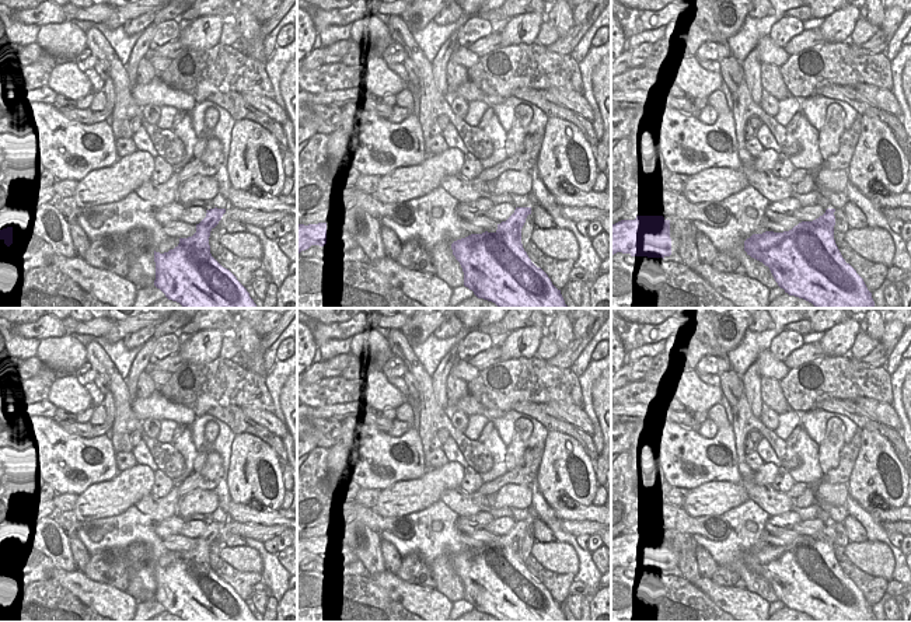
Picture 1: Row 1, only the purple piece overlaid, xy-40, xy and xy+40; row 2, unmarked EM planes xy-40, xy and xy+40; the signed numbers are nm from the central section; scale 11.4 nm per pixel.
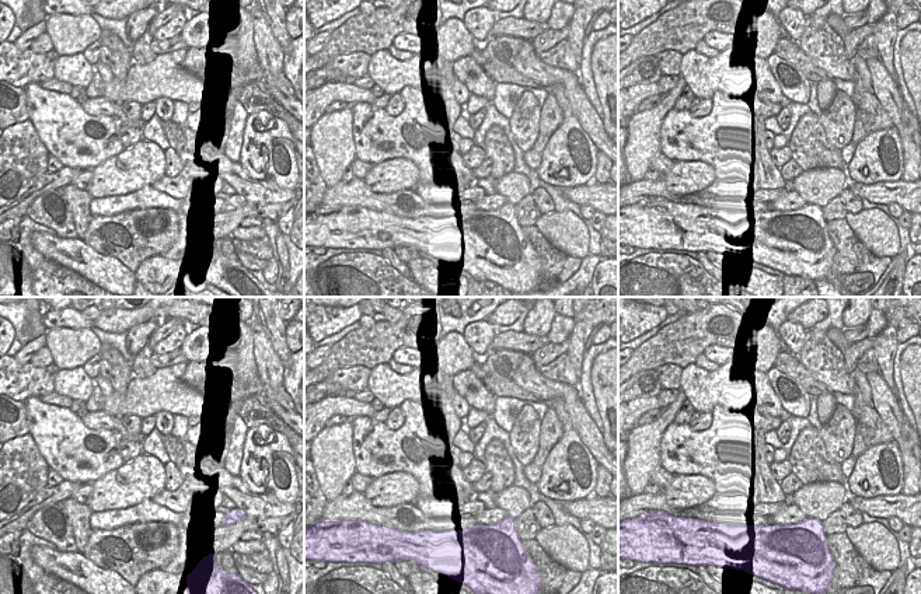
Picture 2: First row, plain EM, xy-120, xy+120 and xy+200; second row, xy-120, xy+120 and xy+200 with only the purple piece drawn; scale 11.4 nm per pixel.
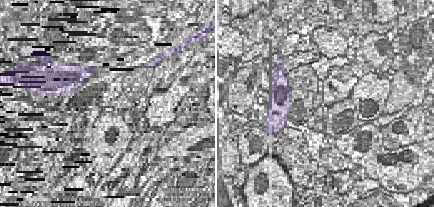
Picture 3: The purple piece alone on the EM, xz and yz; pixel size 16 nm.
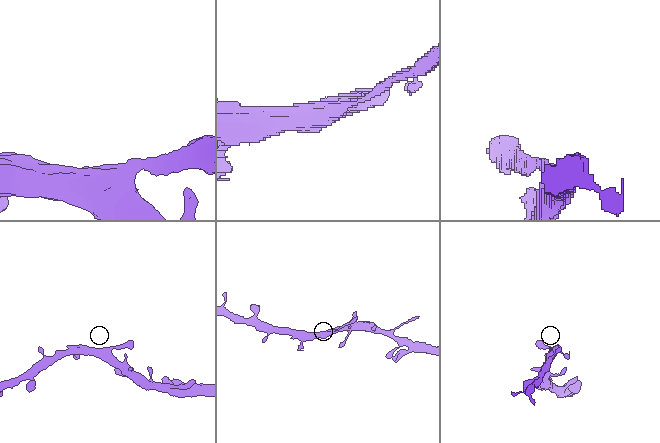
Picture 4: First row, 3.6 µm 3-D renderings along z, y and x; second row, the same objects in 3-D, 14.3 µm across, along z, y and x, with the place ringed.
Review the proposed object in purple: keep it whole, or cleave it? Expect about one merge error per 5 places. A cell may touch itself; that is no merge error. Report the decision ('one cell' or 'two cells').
two cells

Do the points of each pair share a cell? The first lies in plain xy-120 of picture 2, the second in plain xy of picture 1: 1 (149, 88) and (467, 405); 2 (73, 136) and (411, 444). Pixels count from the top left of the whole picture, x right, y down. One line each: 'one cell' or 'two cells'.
1: one cell
2: one cell

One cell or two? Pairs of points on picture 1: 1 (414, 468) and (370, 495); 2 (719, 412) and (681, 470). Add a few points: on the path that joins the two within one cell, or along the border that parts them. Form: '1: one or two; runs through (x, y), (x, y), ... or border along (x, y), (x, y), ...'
1: two; border along (352, 485), (379, 491)
2: one; runs through (721, 427), (721, 436), (697, 457)

